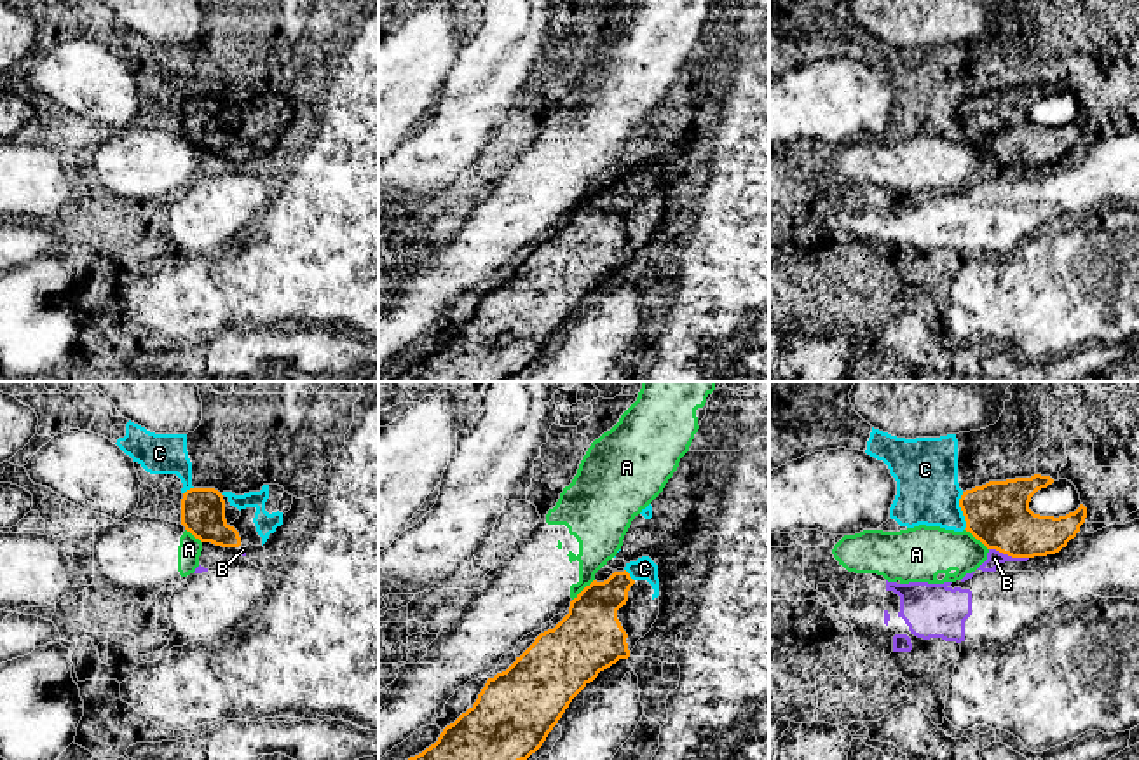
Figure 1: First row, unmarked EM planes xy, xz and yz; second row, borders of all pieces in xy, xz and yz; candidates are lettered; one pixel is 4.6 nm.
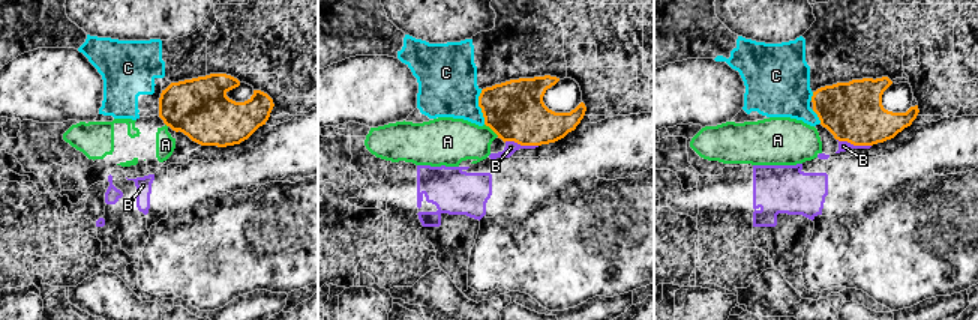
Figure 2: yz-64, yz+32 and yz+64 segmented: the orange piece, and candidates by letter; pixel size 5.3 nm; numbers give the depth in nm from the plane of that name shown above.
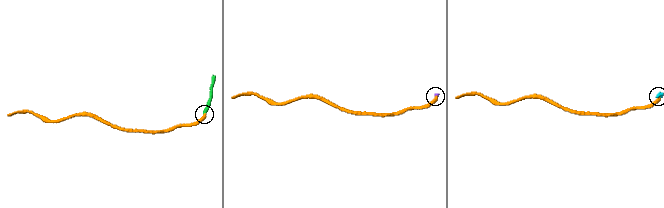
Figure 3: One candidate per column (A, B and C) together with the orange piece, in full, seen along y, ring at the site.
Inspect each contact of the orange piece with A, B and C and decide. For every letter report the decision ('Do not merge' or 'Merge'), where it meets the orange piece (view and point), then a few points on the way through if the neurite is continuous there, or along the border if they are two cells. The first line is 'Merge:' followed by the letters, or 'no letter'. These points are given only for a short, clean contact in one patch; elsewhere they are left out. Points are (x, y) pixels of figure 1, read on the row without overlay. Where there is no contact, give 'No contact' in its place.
Merge: C
A: Do not merge. Touches orange at xz (583, 199). Boundary: xz (593, 189), (572, 210)
B: Do not merge. Touches orange at yz (1009, 164). Boundary: yz (989, 157), (1028, 168)
C: Merge. Touches orange at yz (961, 119). Path across: yz (998, 124), (961, 119), (925, 79)

